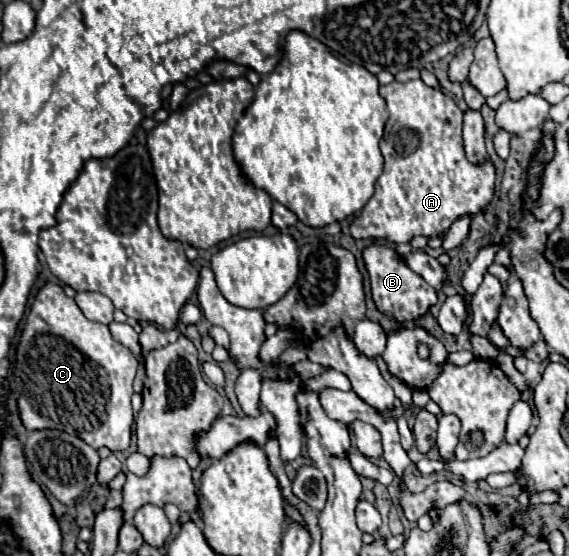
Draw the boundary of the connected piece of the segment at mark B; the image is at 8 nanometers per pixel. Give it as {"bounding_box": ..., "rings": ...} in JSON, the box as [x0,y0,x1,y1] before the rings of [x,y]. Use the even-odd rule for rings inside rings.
{"bounding_box":[362,244,438,324],"rings":[[[372,244],[362,250],[362,258],[364,258],[364,266],[370,276],[374,304],[382,314],[394,316],[394,320],[398,320],[400,324],[406,324],[406,322],[420,318],[424,312],[430,310],[430,306],[434,306],[438,302],[436,290],[432,290],[424,282],[424,278],[420,278],[414,270],[410,270],[410,266],[404,262],[404,258],[394,248]]]}

